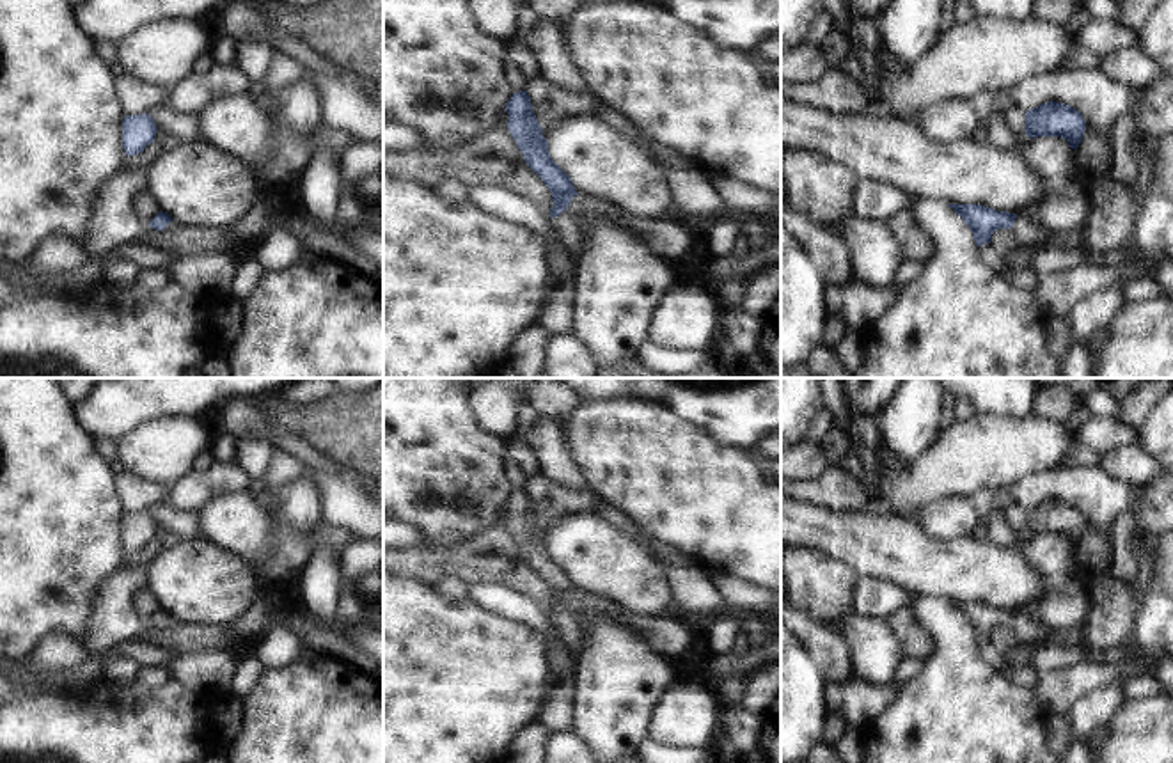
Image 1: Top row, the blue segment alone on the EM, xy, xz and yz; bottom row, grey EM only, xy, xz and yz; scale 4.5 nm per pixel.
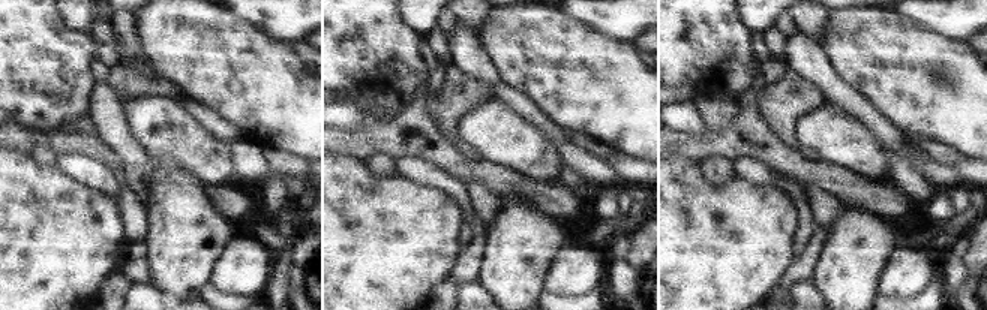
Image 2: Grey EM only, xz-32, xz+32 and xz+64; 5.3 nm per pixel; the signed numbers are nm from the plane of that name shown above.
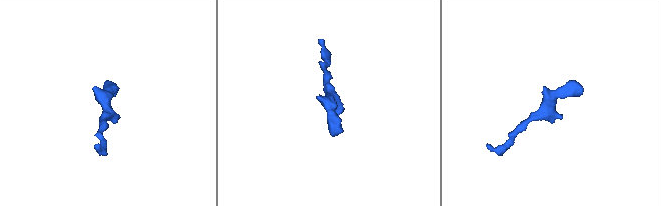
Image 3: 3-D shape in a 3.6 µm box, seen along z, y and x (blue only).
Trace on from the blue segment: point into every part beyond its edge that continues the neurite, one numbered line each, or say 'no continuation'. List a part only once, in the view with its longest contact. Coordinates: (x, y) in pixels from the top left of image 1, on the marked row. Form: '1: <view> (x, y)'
1: xz (568, 224)

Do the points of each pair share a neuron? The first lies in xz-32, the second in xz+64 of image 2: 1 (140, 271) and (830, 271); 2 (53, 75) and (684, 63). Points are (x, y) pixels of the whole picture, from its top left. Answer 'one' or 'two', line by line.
1: two
2: one

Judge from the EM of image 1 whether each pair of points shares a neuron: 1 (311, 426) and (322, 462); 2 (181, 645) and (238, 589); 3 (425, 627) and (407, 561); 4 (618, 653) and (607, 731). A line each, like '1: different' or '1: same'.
1: different
2: different
3: different
4: same

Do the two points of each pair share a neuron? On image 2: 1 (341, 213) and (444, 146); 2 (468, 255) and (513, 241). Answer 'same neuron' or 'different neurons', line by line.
1: different neurons
2: different neurons

